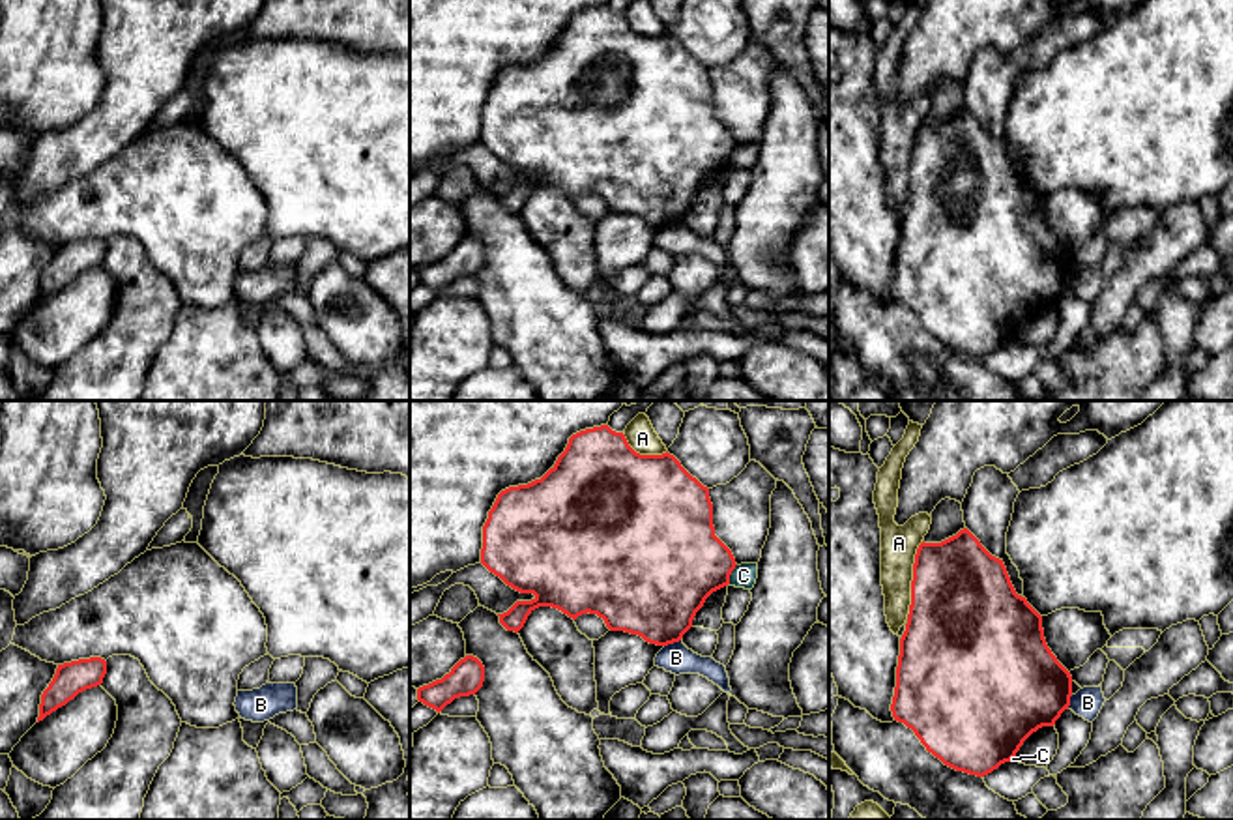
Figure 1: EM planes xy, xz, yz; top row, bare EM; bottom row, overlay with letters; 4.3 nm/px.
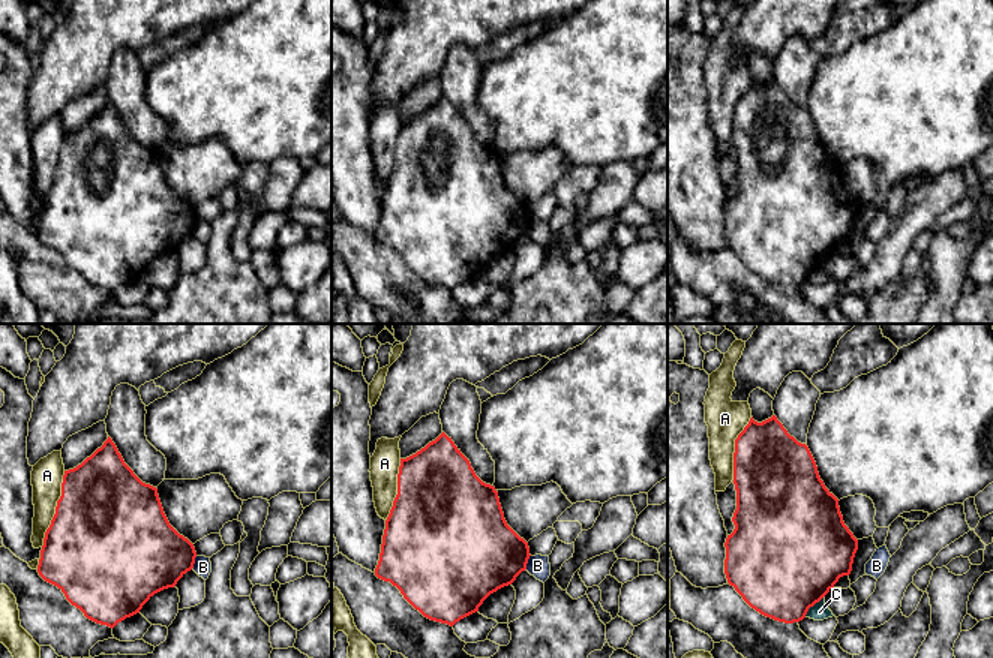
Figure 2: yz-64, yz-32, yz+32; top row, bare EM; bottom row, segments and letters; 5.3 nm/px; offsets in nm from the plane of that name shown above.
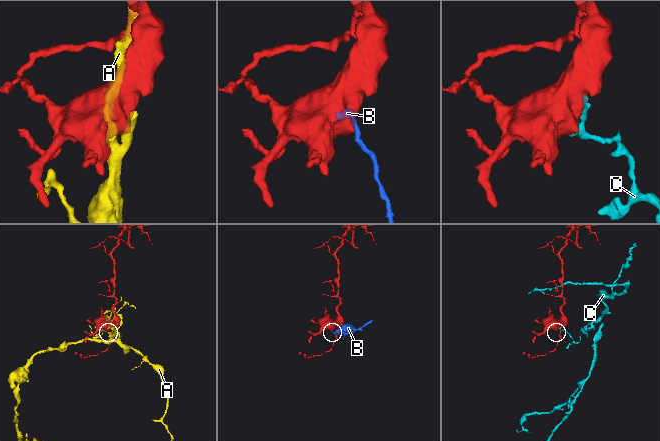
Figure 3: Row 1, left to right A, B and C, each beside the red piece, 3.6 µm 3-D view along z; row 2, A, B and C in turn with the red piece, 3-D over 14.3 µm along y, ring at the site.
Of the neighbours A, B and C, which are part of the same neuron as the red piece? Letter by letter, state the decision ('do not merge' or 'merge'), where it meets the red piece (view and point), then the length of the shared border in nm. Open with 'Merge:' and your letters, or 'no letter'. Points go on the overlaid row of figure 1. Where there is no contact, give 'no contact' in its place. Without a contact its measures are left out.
Merge: no letter
A: do not merge; meets red in yz at (912, 581); contact 340 nm long
B: do not merge; meets red in xz at (672, 643); contact 80 nm long
C: do not merge; meets red in xz at (730, 573); contact 90 nm long

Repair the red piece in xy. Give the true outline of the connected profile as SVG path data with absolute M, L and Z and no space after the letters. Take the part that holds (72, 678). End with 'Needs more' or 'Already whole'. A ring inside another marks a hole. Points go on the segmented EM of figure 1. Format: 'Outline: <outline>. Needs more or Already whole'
Outline: M101 657L58 665L56 674L41 695L37 723L73 700L79 693L103 683L107 661Z. Already whole

